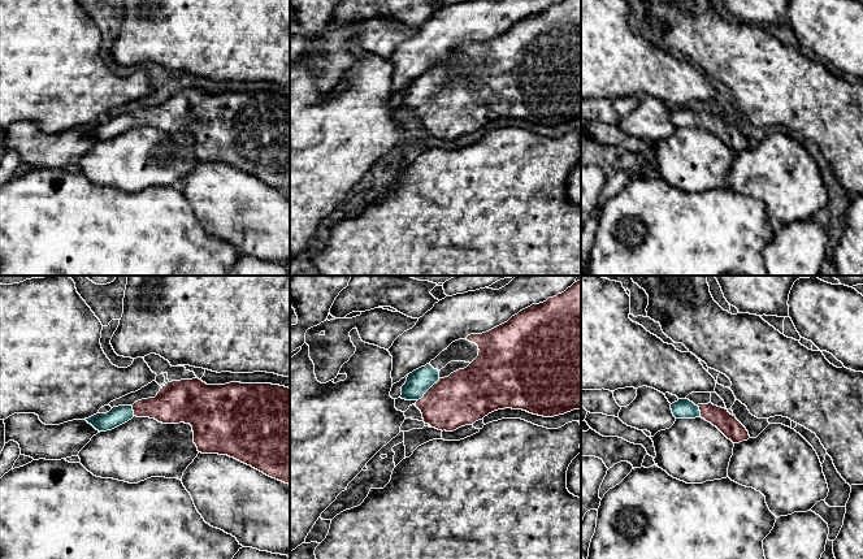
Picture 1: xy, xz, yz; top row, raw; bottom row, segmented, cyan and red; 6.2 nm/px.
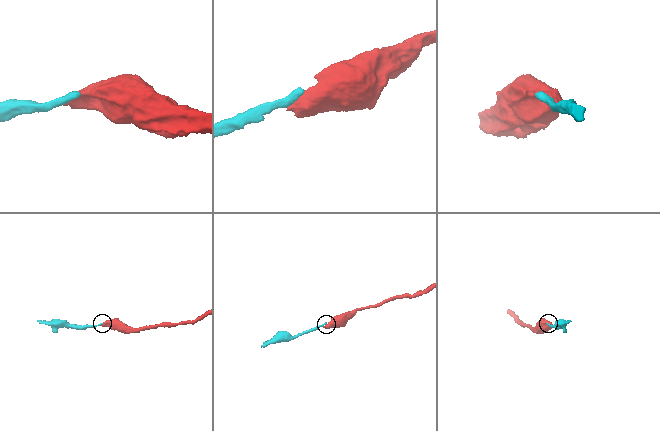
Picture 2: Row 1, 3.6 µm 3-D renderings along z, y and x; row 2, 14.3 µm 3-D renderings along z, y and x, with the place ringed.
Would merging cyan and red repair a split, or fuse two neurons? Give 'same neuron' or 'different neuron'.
same neuron

